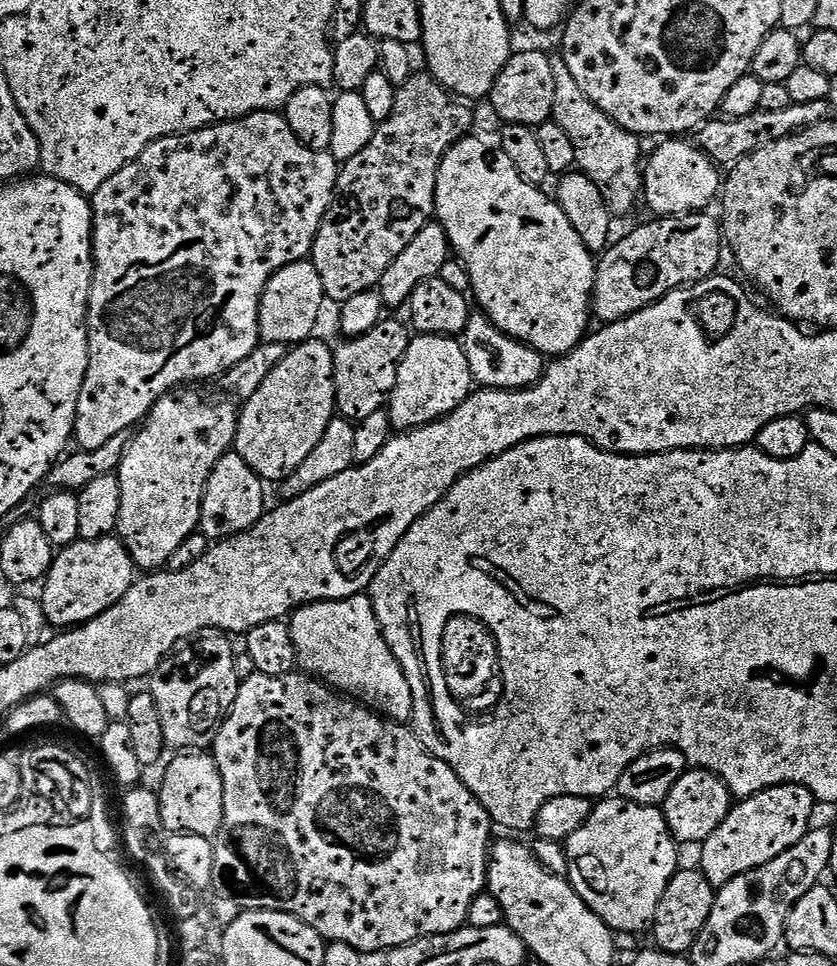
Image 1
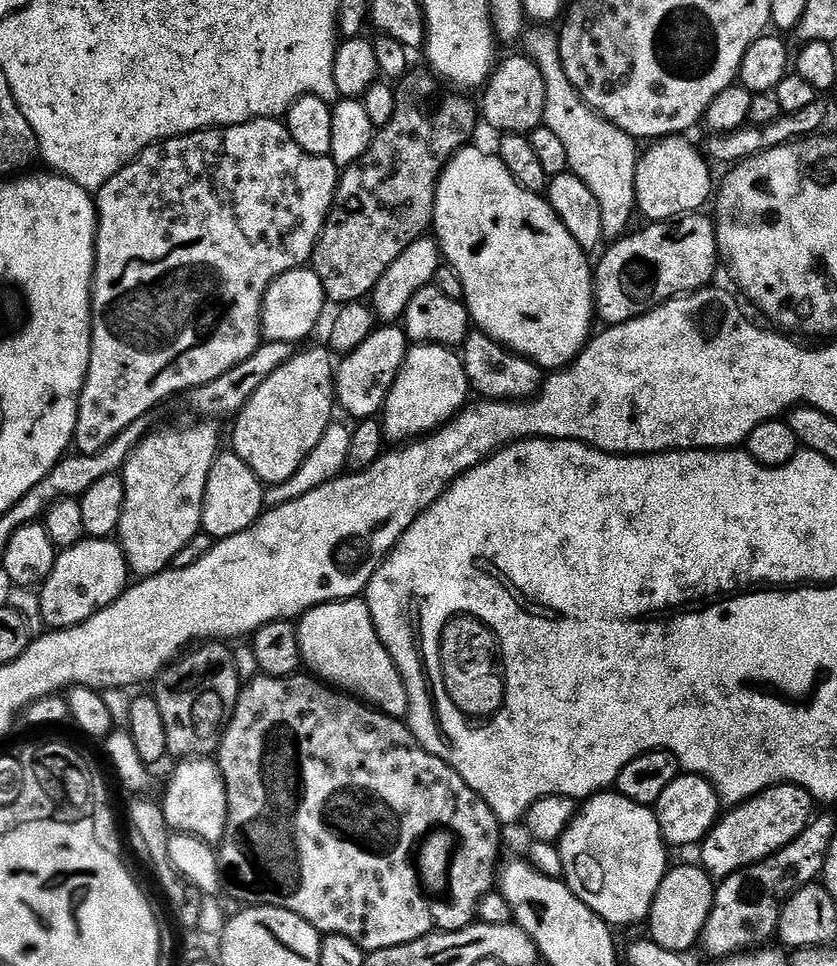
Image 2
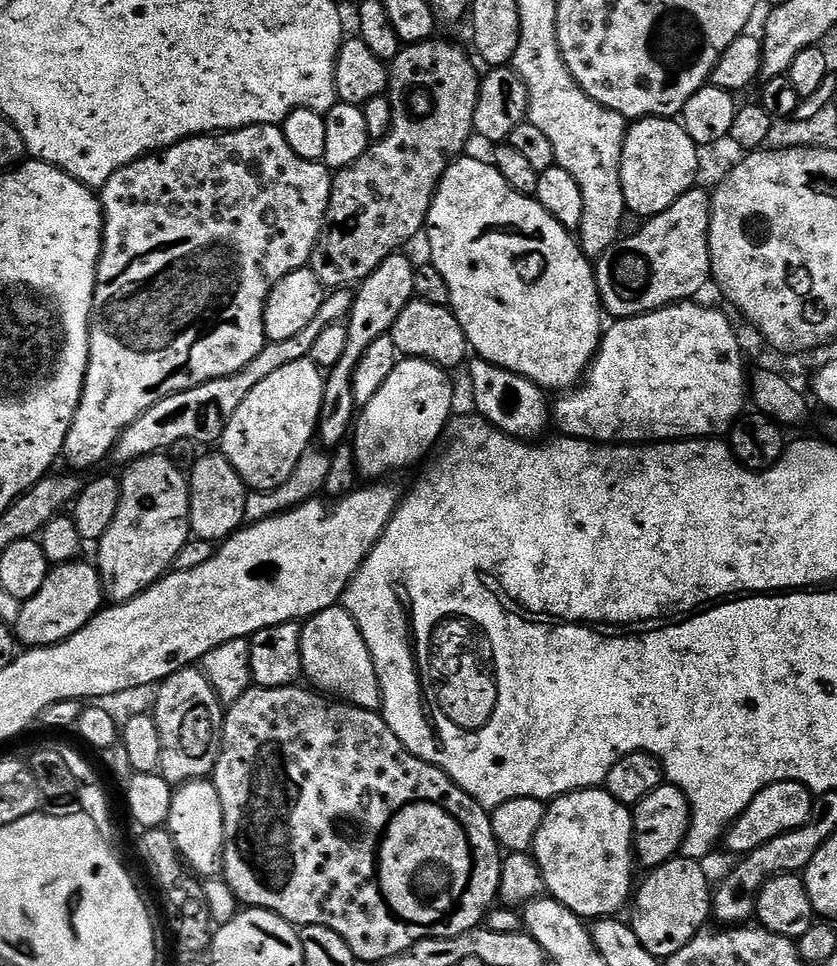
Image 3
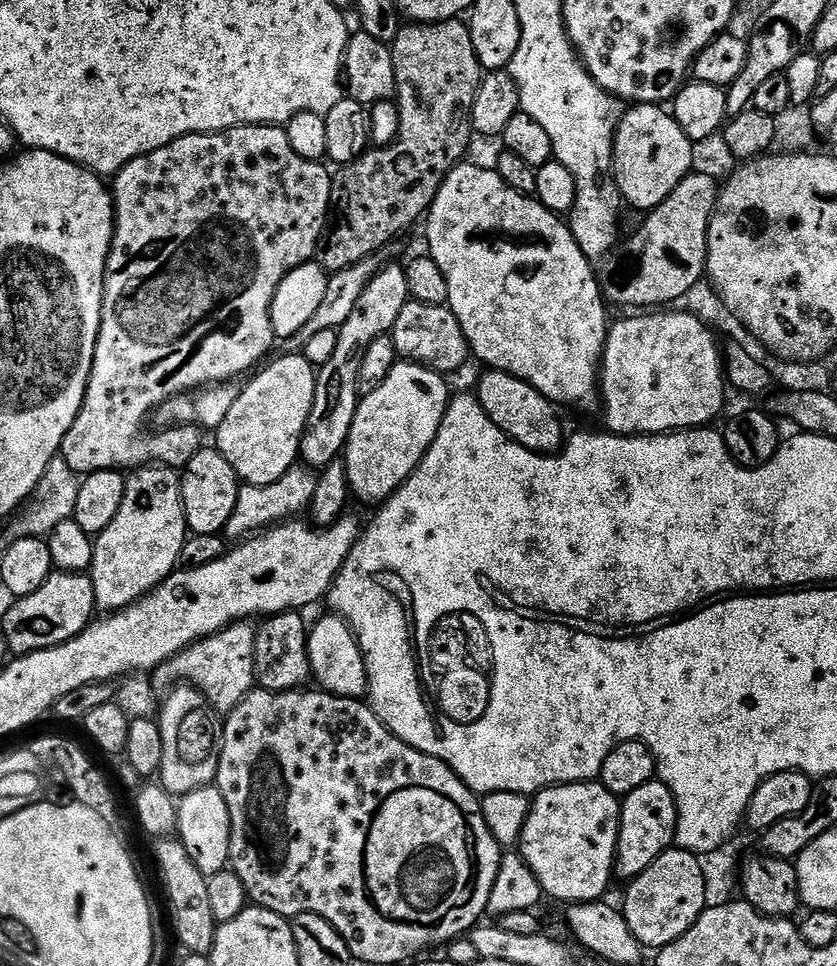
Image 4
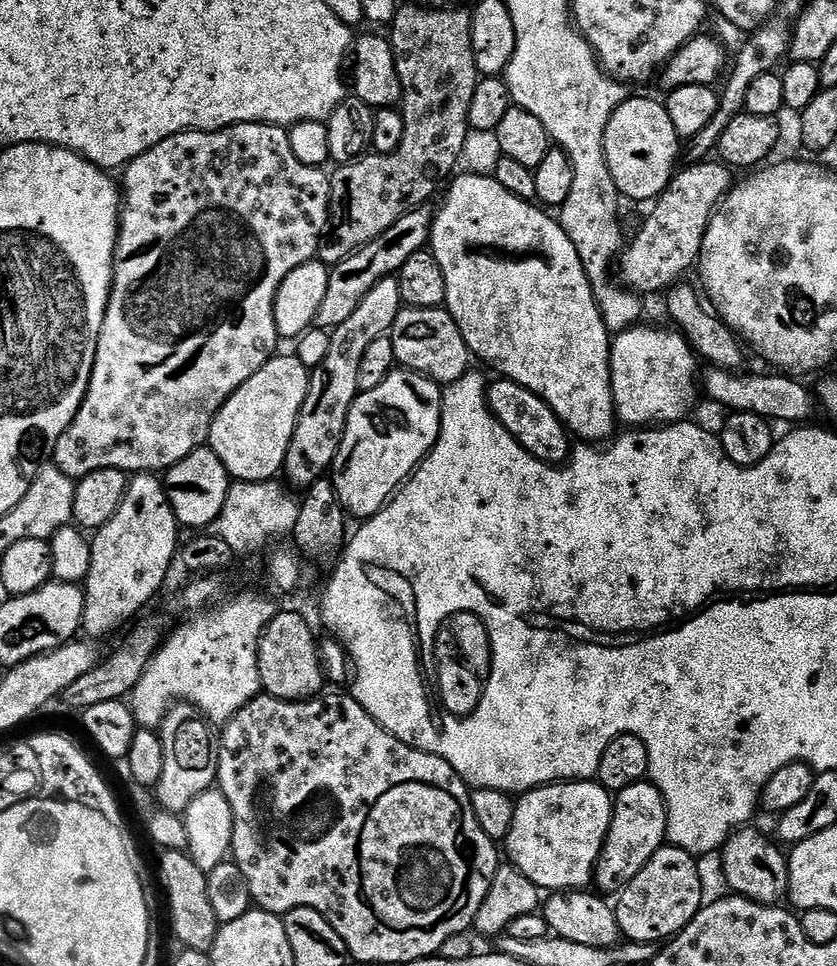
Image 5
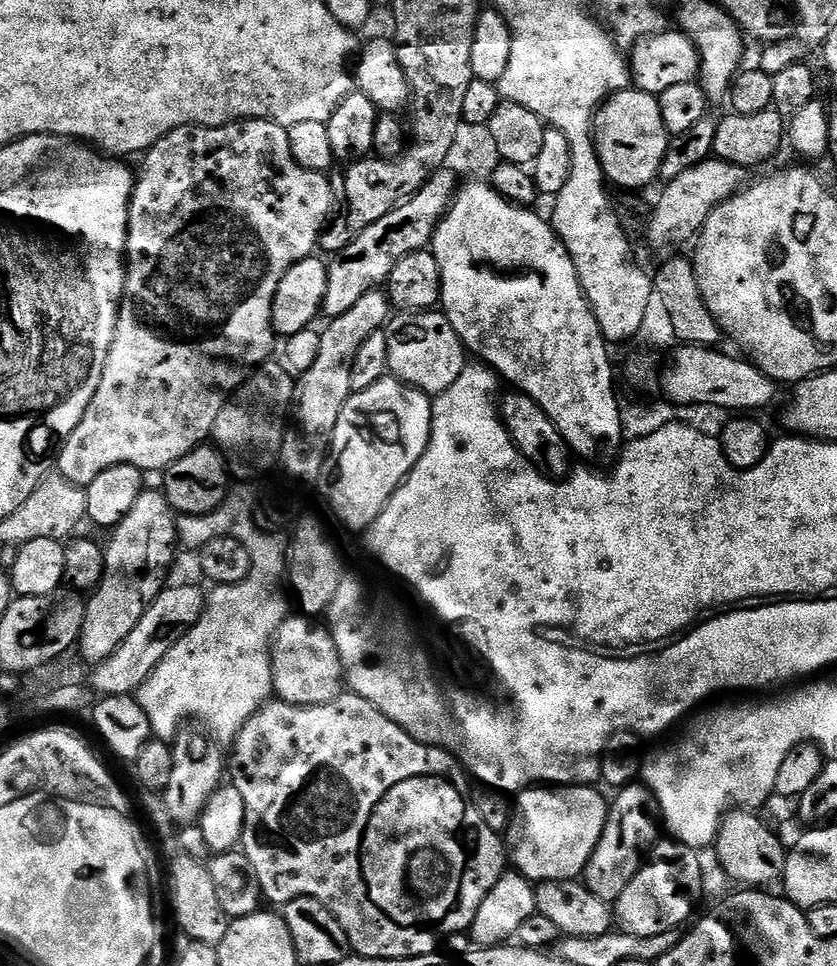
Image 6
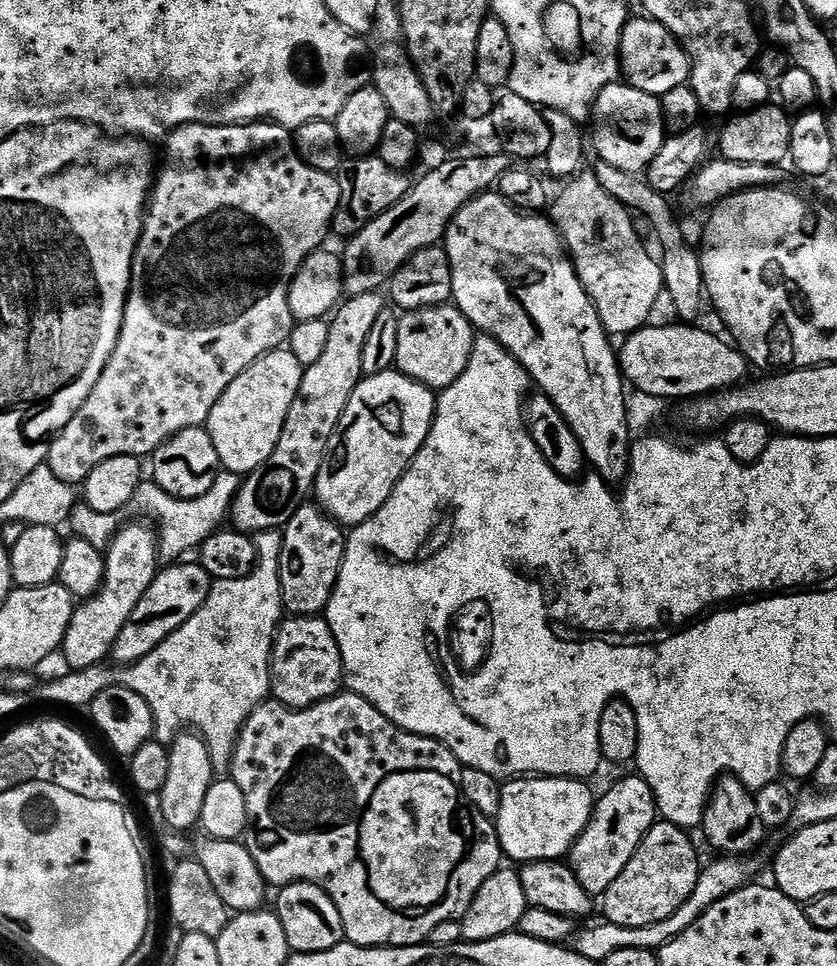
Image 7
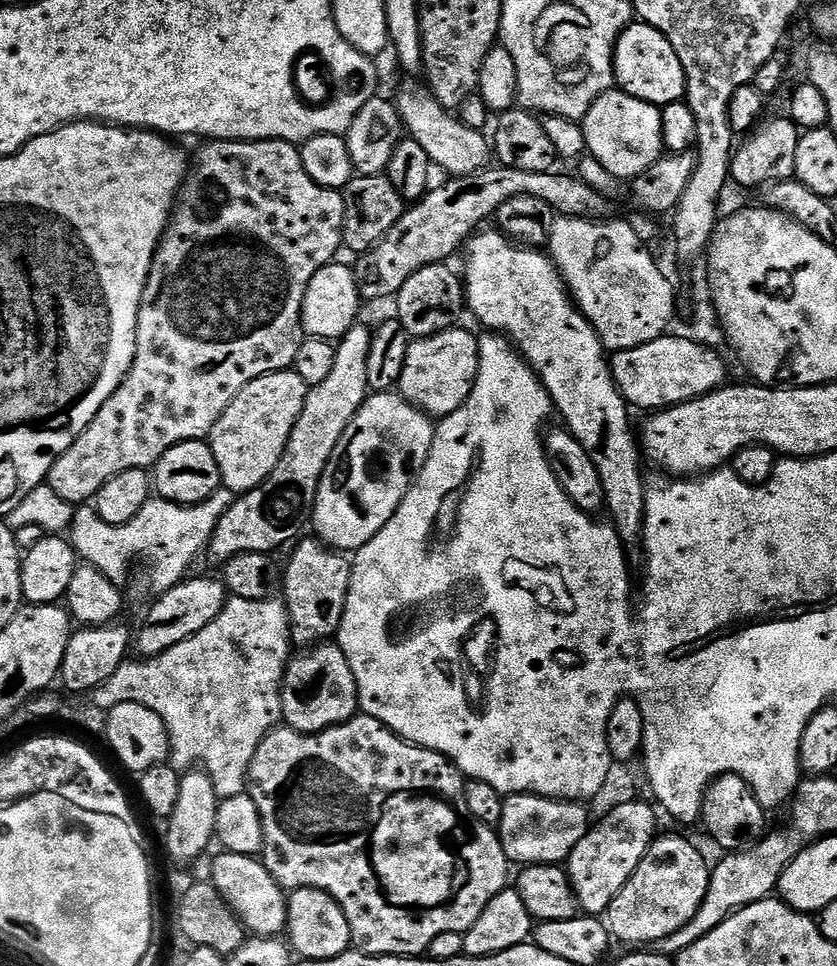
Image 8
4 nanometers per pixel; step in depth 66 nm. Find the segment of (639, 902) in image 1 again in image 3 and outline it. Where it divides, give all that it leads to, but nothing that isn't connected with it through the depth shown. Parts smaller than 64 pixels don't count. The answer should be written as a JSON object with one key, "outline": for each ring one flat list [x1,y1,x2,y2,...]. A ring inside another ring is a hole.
{"outline":[[607,787,599,788,583,788,577,792,568,792,564,796,557,796,555,800,547,805,544,817,542,818,542,826,538,826,538,834,534,838,530,849,532,856,536,859,536,864,540,868,540,876,544,880,544,887,547,895,551,899,559,901,560,904,566,906,576,916,581,918,612,918,617,915,616,912,624,903,629,903,630,897,634,892,634,880,632,884,632,860,634,864,634,812,629,805,618,802,618,798,614,798,608,793]]}

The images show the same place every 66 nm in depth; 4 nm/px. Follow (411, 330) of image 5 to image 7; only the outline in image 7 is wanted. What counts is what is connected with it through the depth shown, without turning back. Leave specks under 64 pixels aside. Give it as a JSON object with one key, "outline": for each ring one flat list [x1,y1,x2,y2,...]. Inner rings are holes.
{"outline":[[445,306,435,310,425,310,414,312,403,317,404,321,398,324,396,333,398,334,398,350,394,353,395,367,410,379,416,380,419,384,424,384,428,388,443,390,452,385,458,377,466,370,470,362,472,345,474,343,474,329,468,319,460,313,460,309,455,306]]}

